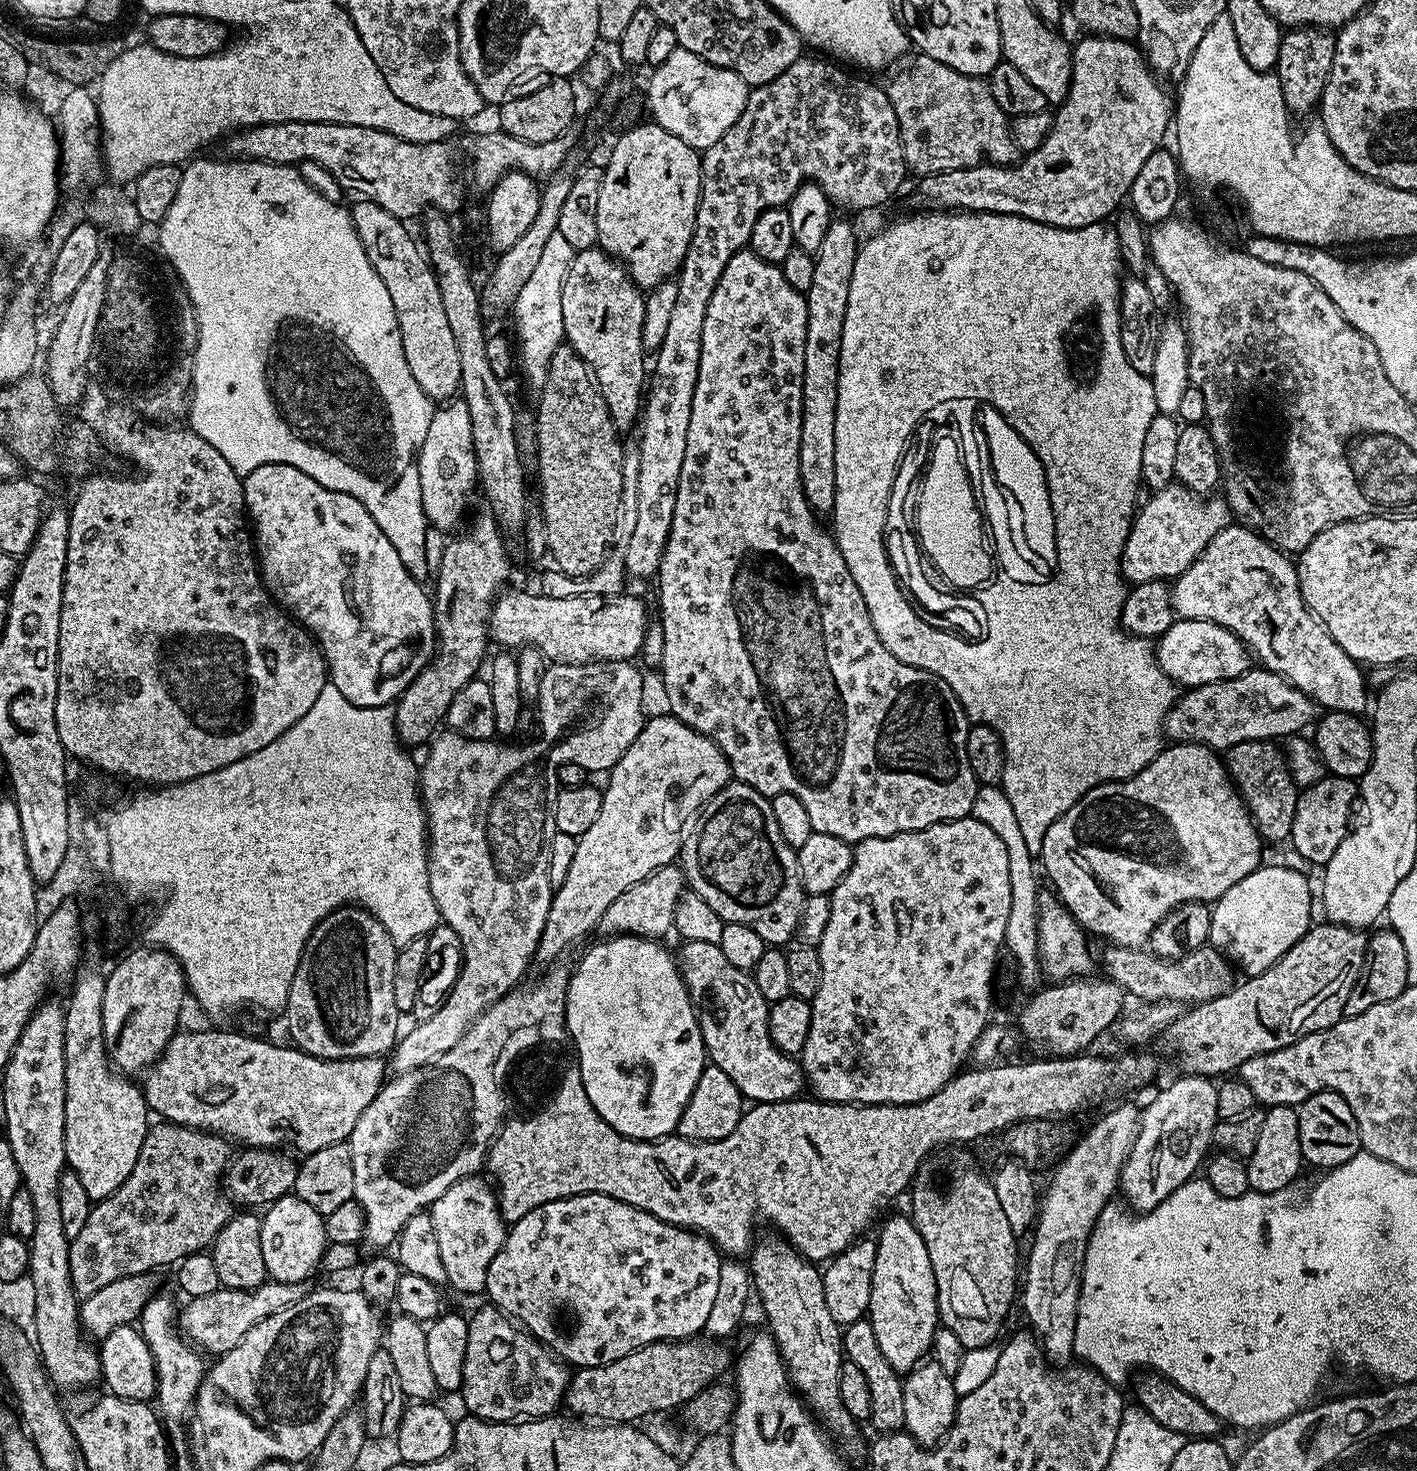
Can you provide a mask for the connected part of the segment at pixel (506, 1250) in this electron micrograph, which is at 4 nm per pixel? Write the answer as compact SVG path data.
M582 1194L581 1196L571 1196L565 1200L555 1200L554 1202L546 1202L542 1206L538 1206L534 1210L530 1210L530 1214L526 1214L517 1224L511 1225L507 1229L504 1237L504 1245L502 1250L498 1250L498 1254L494 1254L494 1262L490 1262L488 1267L488 1273L486 1274L486 1286L484 1292L486 1296L489 1296L491 1307L500 1309L505 1316L511 1318L519 1327L523 1328L528 1335L533 1336L534 1339L540 1341L553 1356L559 1358L565 1365L573 1366L577 1369L581 1368L593 1368L594 1366L602 1366L603 1364L609 1364L610 1362L618 1362L618 1358L626 1358L626 1354L630 1354L634 1350L638 1350L642 1346L647 1344L656 1344L660 1340L687 1340L695 1337L697 1334L705 1331L706 1320L709 1317L710 1309L713 1307L714 1298L717 1296L718 1287L718 1274L719 1268L722 1263L722 1253L715 1244L706 1236L700 1235L698 1232L693 1232L687 1228L676 1228L672 1224L662 1222L658 1218L654 1218L650 1214L646 1214L642 1210L638 1210L634 1206L630 1206L626 1202L618 1202L614 1198L609 1196L603 1196L602 1194Z

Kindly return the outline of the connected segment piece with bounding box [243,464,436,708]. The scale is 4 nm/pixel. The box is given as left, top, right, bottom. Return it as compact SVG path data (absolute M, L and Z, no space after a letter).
M267 464L258 466L244 481L244 507L250 521L251 531L254 533L254 551L258 557L258 567L265 588L272 594L272 599L287 610L303 627L312 633L320 652L324 656L324 663L328 666L328 679L331 684L342 690L342 695L354 706L363 708L383 708L400 699L400 695L418 678L422 669L432 661L436 654L436 623L432 609L432 596L424 593L425 585L421 581L410 578L406 566L398 559L394 546L390 546L390 538L378 530L378 522L370 518L366 506L358 502L358 498L350 498L350 494L342 494L334 490L326 490L310 478L310 474L302 474L302 470L294 470L294 466L285 464Z

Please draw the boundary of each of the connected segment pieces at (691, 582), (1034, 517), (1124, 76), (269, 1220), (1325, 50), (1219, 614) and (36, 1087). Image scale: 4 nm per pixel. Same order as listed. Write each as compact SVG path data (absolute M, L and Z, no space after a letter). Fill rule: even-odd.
M745 250L745 251L743 251L743 252L739 252L739 253L738 253L738 254L734 254L734 258L730 258L730 262L726 262L726 270L722 270L722 278L718 278L718 286L717 286L717 287L716 287L716 289L715 289L715 290L714 290L714 295L713 295L713 296L712 296L712 297L711 297L711 298L710 298L710 306L706 306L706 322L702 322L702 358L701 358L701 359L700 359L700 365L699 365L699 366L698 366L698 382L697 382L697 383L696 383L696 385L695 385L695 386L694 386L694 402L693 402L693 403L692 403L692 409L691 409L691 410L690 410L690 430L686 430L686 458L682 458L682 478L678 478L678 502L674 502L674 522L670 522L670 538L669 538L669 539L668 539L668 541L667 541L667 542L666 542L666 550L665 550L665 551L664 551L664 553L663 553L663 554L662 554L662 562L661 562L661 563L660 563L660 571L659 571L659 573L658 573L658 581L659 581L659 580L660 580L660 615L658 615L658 621L659 621L659 622L660 622L660 624L661 624L661 626L662 626L662 630L663 630L663 631L664 631L664 632L665 632L665 653L664 653L664 654L662 654L662 664L661 664L661 669L662 669L662 675L663 675L663 674L664 674L664 696L665 696L665 698L666 698L666 699L668 699L668 708L667 708L667 711L668 711L668 712L669 712L669 713L671 713L671 715L673 715L673 716L675 716L675 717L676 717L676 719L677 719L677 720L681 720L681 721L682 721L682 722L683 722L683 723L684 723L684 724L685 724L685 725L686 725L686 726L690 726L690 727L691 727L691 728L693 728L693 729L694 729L694 731L696 731L696 732L697 732L697 733L698 733L698 734L702 734L702 735L703 735L703 736L705 736L705 737L706 737L706 738L710 738L710 739L711 739L711 740L713 740L713 741L714 741L714 743L715 743L715 744L716 744L716 745L718 745L718 746L719 746L719 748L720 748L720 749L721 749L721 750L722 750L722 754L723 754L723 755L724 755L724 757L726 757L726 759L728 759L728 764L729 764L729 766L731 766L731 768L732 768L732 774L733 774L733 777L735 777L735 779L736 779L736 780L737 780L737 781L739 781L739 783L742 783L742 784L745 784L745 785L746 785L746 786L750 786L750 787L751 787L751 788L753 788L753 789L754 789L754 790L758 790L758 791L759 791L759 792L760 792L760 793L761 793L761 794L763 794L763 796L767 796L767 797L769 797L769 798L771 798L771 797L774 797L774 796L777 796L777 795L778 795L778 794L782 794L782 793L783 793L783 792L785 792L785 793L786 793L786 794L794 794L794 798L798 798L798 802L802 802L802 806L806 806L806 814L810 814L810 822L811 822L811 823L812 823L812 831L814 831L814 832L821 832L821 833L822 833L822 834L834 834L834 838L842 838L842 839L843 839L843 840L847 840L847 841L848 841L848 843L849 843L849 844L851 844L851 845L853 845L853 846L855 846L855 845L857 845L857 844L859 844L859 843L860 843L860 841L861 841L861 840L865 840L865 839L866 839L866 838L878 838L878 837L879 837L879 836L897 836L897 835L898 835L898 834L899 834L899 832L917 832L917 831L918 831L918 830L922 830L922 829L923 829L923 828L929 828L929 827L930 827L930 826L934 826L934 825L935 825L935 824L945 824L945 822L947 822L947 821L948 821L948 820L962 820L962 819L965 819L965 818L968 818L968 817L971 817L971 815L972 815L972 807L973 807L973 806L974 806L974 798L975 798L975 797L976 797L976 790L977 790L977 787L978 787L978 781L977 781L977 778L976 778L976 775L975 775L975 774L974 774L974 770L970 770L970 758L969 758L969 757L968 757L968 755L967 755L967 754L966 754L966 738L967 738L967 737L968 737L968 730L969 730L969 727L970 727L970 721L969 721L969 719L968 719L968 715L966 715L966 714L965 714L965 712L964 712L964 708L963 708L963 706L961 706L961 705L960 705L960 703L959 703L959 702L958 702L958 698L957 698L957 697L956 697L956 695L955 695L955 694L954 694L954 690L950 690L950 686L946 686L946 682L942 682L942 678L938 678L938 677L937 677L937 676L935 676L935 675L934 675L934 674L930 674L930 673L929 673L929 672L927 672L927 671L926 671L926 670L922 670L922 669L921 669L921 668L915 668L915 667L914 667L914 666L910 666L910 665L909 665L909 664L907 664L907 663L906 663L906 662L902 662L902 661L901 661L901 660L899 660L899 659L898 659L898 658L894 658L894 654L890 654L890 650L886 650L886 646L882 646L882 636L880 636L880 635L879 635L879 634L878 634L878 630L874 630L874 622L870 622L870 610L866 610L866 602L862 602L862 590L858 590L858 582L854 582L854 578L850 578L850 566L846 566L846 562L845 562L845 561L844 561L844 559L843 559L843 558L842 558L842 554L841 554L841 553L840 553L840 548L839 548L839 546L837 546L837 545L836 545L836 538L835 538L835 535L833 535L833 533L832 533L832 532L831 532L831 531L828 531L828 532L824 532L824 528L823 528L823 526L822 526L822 525L820 525L820 524L816 524L816 523L820 523L820 522L818 522L818 517L817 517L817 515L816 515L816 513L815 513L815 512L813 512L813 510L812 510L812 508L811 508L811 507L810 507L810 505L808 505L808 503L807 503L807 502L806 502L806 494L805 494L805 493L804 493L804 491L803 491L803 490L802 490L802 482L801 482L801 481L800 481L800 475L799 475L799 474L798 474L798 438L802 438L802 370L803 370L803 369L804 369L804 367L803 367L803 366L802 366L802 354L803 354L803 352L805 352L805 350L806 350L806 302L805 302L805 301L804 301L804 293L802 293L802 292L799 292L799 291L798 291L798 290L797 290L797 288L795 288L795 287L794 287L794 286L790 286L790 282L786 282L786 274L782 274L782 270L781 270L781 269L780 269L780 265L779 265L779 264L771 264L771 263L770 263L770 262L766 262L766 261L765 261L765 260L763 260L763 259L762 259L762 258L758 258L758 254L754 254L754 253L753 253L753 252L751 252L751 250Z
M984 405L984 428L992 448L992 464L994 472L1002 482L1014 490L1018 500L1022 500L1022 510L1026 510L1024 526L1028 534L1028 561L1037 566L1049 565L1053 561L1053 519L1050 497L1047 493L1047 479L1039 458L1030 450L1030 446L1004 420L1004 413L990 410ZM1020 460L1028 460L1023 464Z
M1091 34L1085 35L1083 38L1085 40L1075 41L1072 50L1072 81L1070 82L1070 90L1063 102L1055 109L1052 117L1052 129L1050 130L1050 134L1046 134L1042 146L1038 146L1038 150L1027 153L1019 162L1013 162L1007 166L1003 164L979 164L978 166L963 168L962 170L946 170L933 176L923 177L919 181L920 200L924 203L921 205L925 209L993 212L994 214L1006 214L1007 216L1021 220L1042 222L1045 226L1057 230L1063 230L1063 228L1075 230L1078 227L1107 221L1109 219L1107 216L1110 215L1109 217L1111 217L1121 207L1119 204L1122 202L1125 203L1128 191L1134 186L1134 178L1138 178L1138 170L1142 170L1146 158L1150 158L1150 154L1154 154L1154 150L1165 143L1164 135L1167 132L1169 135L1170 125L1174 120L1174 96L1173 93L1170 94L1163 88L1165 85L1161 83L1156 73L1148 67L1148 61L1144 59L1144 53L1140 51L1133 41L1115 40L1109 36L1094 36Z
M295 1194L284 1195L280 1200L268 1205L260 1222L260 1241L262 1242L262 1258L266 1262L269 1277L277 1284L304 1284L308 1282L320 1268L320 1259L328 1244L324 1217L310 1202L302 1202Z
M1296 26L1280 37L1278 62L1274 69L1282 86L1282 98L1286 98L1289 113L1308 112L1317 107L1324 93L1324 83L1330 78L1330 66L1334 62L1336 38L1331 31L1311 26Z
M1233 522L1214 534L1210 546L1206 546L1200 557L1181 576L1176 577L1171 585L1175 615L1181 620L1209 620L1226 626L1226 630L1234 633L1263 667L1290 681L1321 709L1363 713L1363 708L1367 709L1370 704L1368 684L1364 681L1365 669L1350 658L1350 654L1346 654L1346 650L1342 650L1334 638L1330 638L1326 626L1322 626L1322 622L1306 606L1293 557L1281 552L1259 531L1248 526L1239 528L1238 524Z
M45 1002L26 1022L22 1030L22 1038L12 1051L8 1065L2 1069L4 1088L2 1095L6 1098L6 1114L2 1124L8 1133L6 1139L14 1154L14 1162L20 1171L22 1187L30 1194L30 1202L34 1202L34 1234L29 1243L30 1275L35 1287L35 1325L38 1336L34 1343L39 1351L42 1368L53 1385L61 1384L64 1388L72 1388L75 1384L92 1384L101 1379L100 1353L86 1339L80 1327L80 1305L72 1279L70 1278L70 1241L62 1227L60 1203L58 1203L58 1178L66 1170L66 1050L64 1049L64 1004Z

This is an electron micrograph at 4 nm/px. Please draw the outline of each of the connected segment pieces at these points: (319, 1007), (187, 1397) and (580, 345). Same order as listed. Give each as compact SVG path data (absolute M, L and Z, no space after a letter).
M332 908L310 934L302 958L290 973L290 994L286 1005L288 1036L301 1052L323 1060L383 1057L395 1049L401 1031L402 1014L394 1002L394 962L398 946L386 934L382 922L363 908Z
M157 1294L152 1297L152 1301L142 1310L138 1327L144 1336L144 1341L150 1346L150 1354L156 1363L155 1399L160 1400L158 1412L163 1423L171 1429L171 1451L176 1453L182 1451L183 1448L185 1451L184 1427L194 1411L196 1391L199 1390L200 1383L204 1380L206 1363L204 1364L203 1358L205 1357L178 1331L178 1308L177 1305L172 1305L172 1300L168 1296Z
M597 246L594 248L587 248L581 252L576 252L573 261L570 262L569 273L566 274L565 285L562 286L562 323L565 326L564 340L567 347L573 348L581 358L588 363L588 369L592 371L593 376L596 378L596 384L600 387L602 398L606 402L606 410L610 410L610 418L614 422L617 432L624 434L627 433L628 427L635 425L642 416L642 401L646 396L646 372L644 376L644 355L646 349L642 342L642 326L646 318L646 306L644 305L645 293L637 288L636 283L633 282L631 276L628 274L628 269L618 260L612 259L603 248Z

